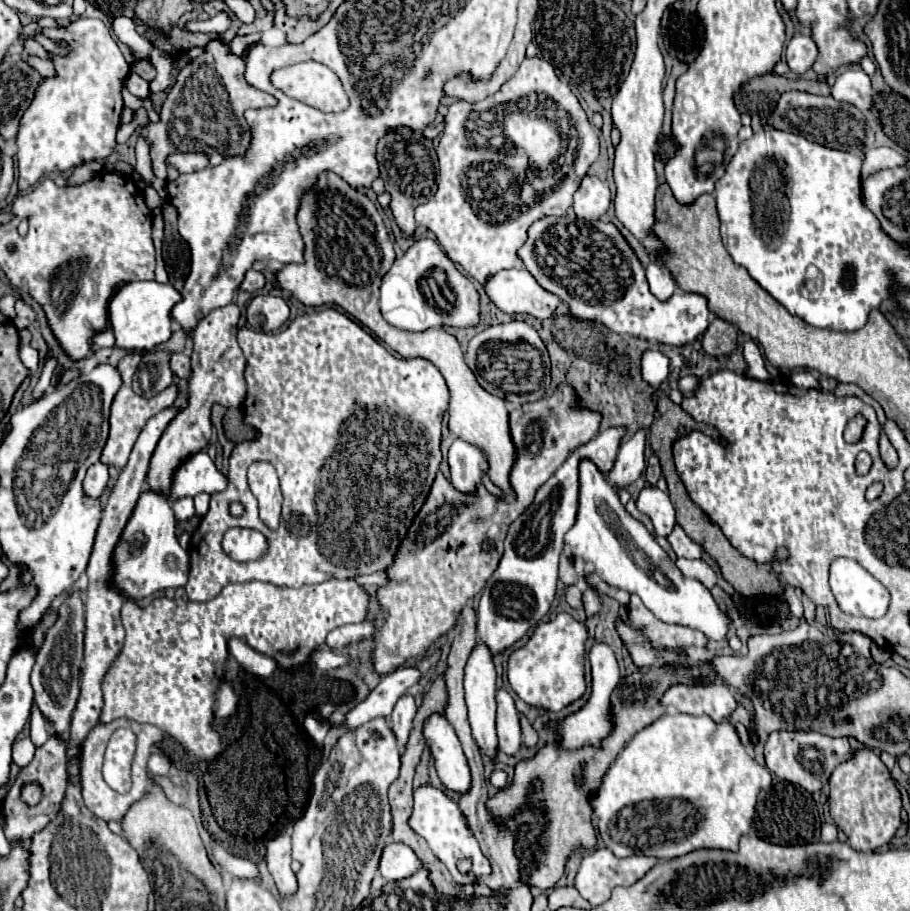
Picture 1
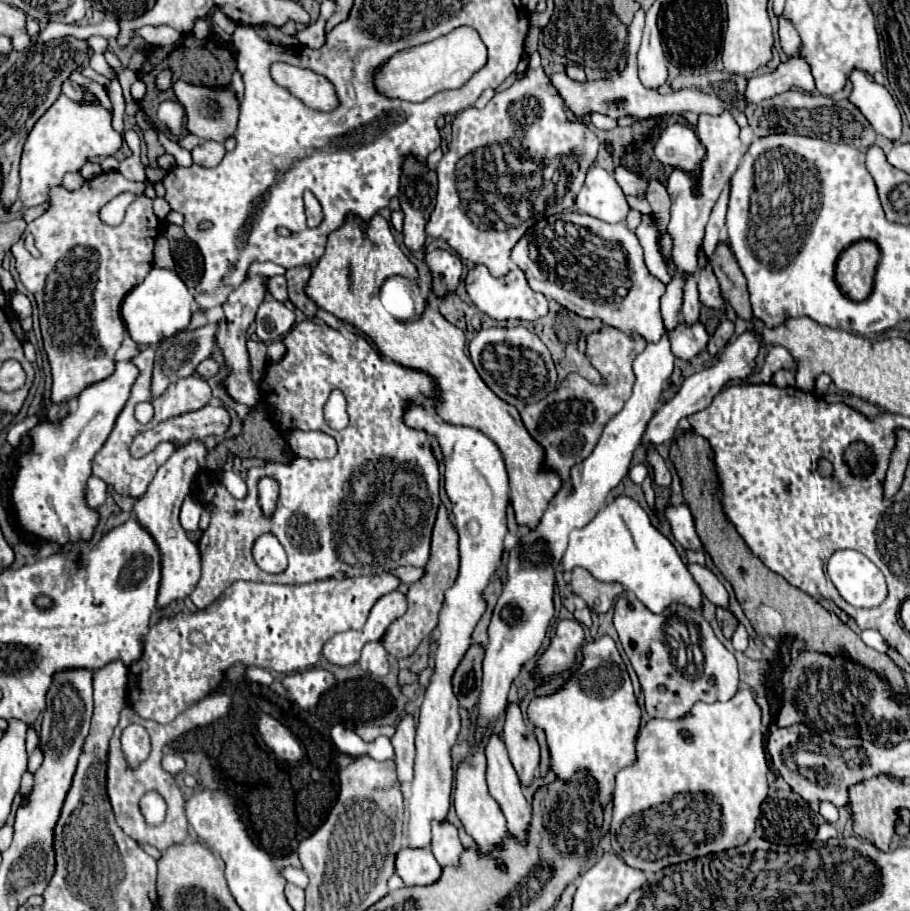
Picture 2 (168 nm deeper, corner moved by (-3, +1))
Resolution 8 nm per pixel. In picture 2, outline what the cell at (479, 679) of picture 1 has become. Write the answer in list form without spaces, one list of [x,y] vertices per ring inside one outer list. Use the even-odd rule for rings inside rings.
[[[495,733],[489,737],[489,741],[485,745],[485,755],[487,755],[487,785],[489,785],[489,791],[491,791],[493,799],[499,803],[499,807],[505,813],[505,819],[507,819],[507,825],[509,825],[509,835],[513,835],[519,845],[527,845],[527,829],[529,829],[529,821],[531,821],[531,805],[523,797],[521,783],[519,783],[517,773],[515,773],[509,757],[507,757],[505,743]]]

